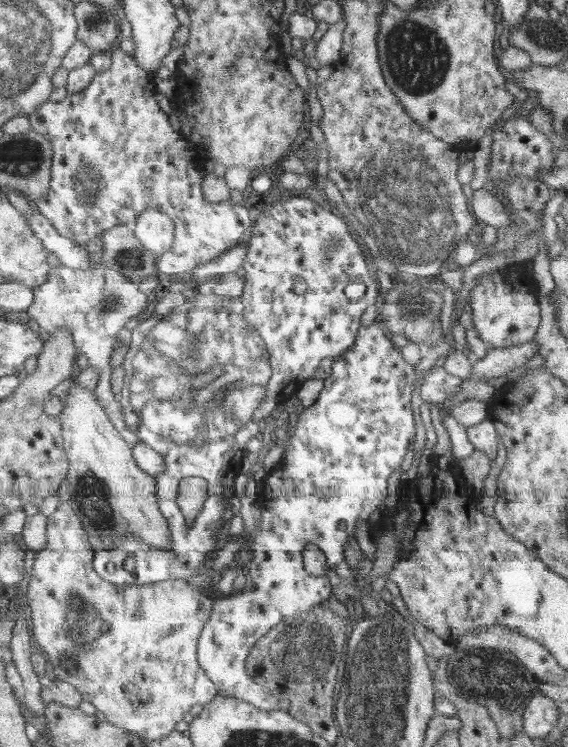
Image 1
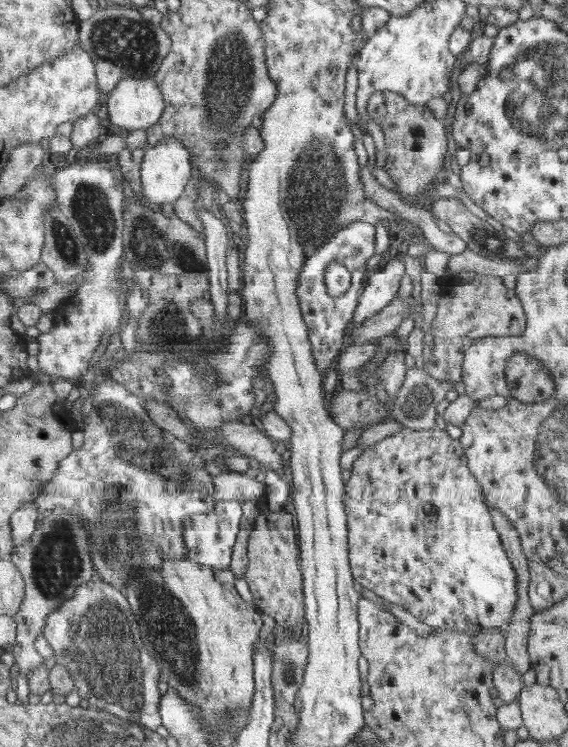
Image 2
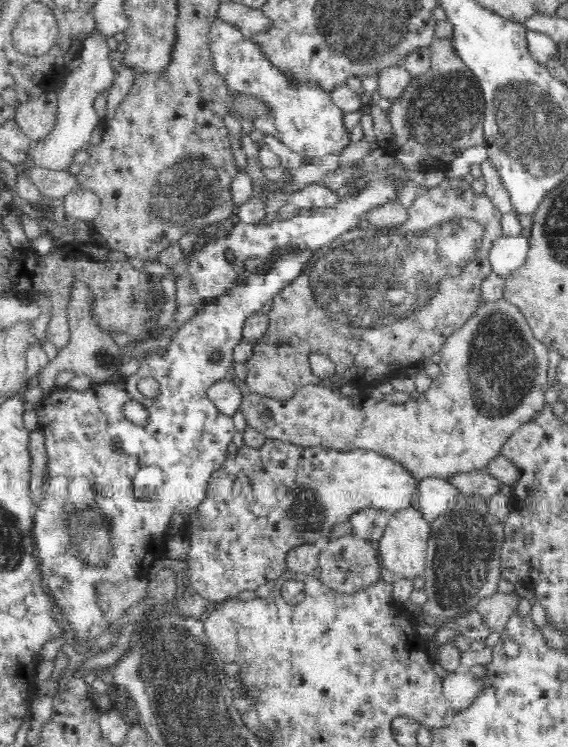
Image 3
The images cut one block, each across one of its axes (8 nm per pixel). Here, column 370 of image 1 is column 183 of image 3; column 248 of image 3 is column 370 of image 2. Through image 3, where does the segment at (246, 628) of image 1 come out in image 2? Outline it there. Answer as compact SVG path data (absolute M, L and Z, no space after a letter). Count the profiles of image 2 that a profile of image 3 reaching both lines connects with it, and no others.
M391 259L383 268L376 270L369 278L361 293L355 311L355 324L361 324L369 317L381 312L391 304L399 292L401 280L405 276L405 264L399 259Z

